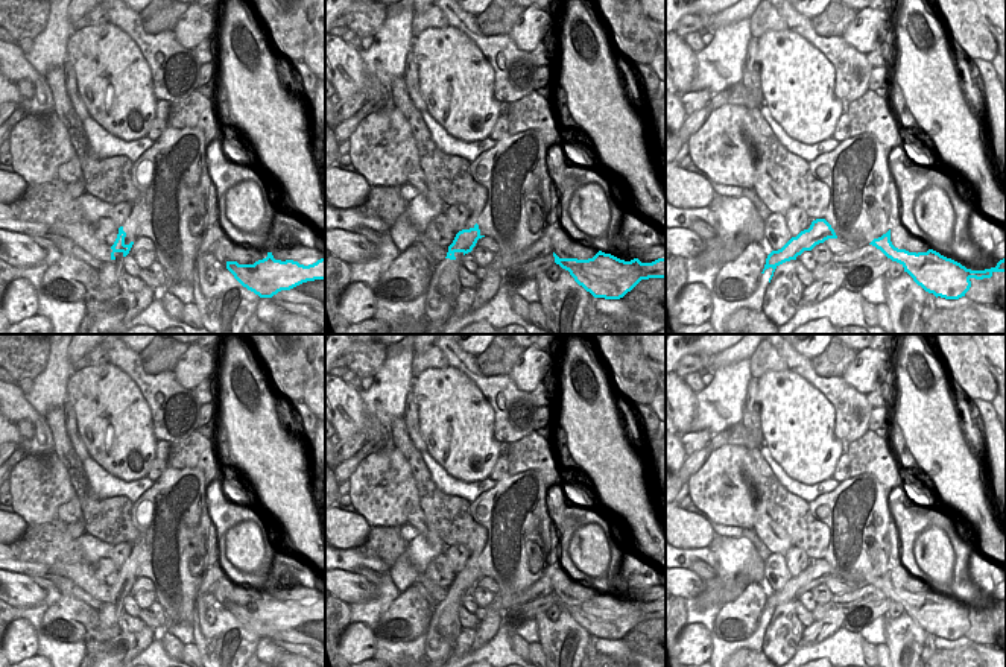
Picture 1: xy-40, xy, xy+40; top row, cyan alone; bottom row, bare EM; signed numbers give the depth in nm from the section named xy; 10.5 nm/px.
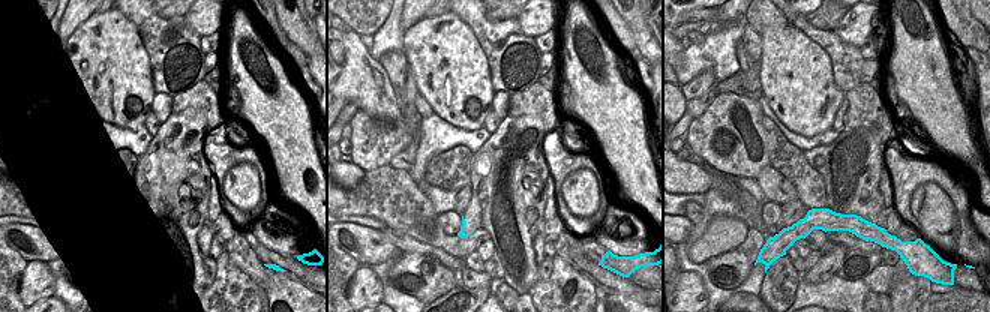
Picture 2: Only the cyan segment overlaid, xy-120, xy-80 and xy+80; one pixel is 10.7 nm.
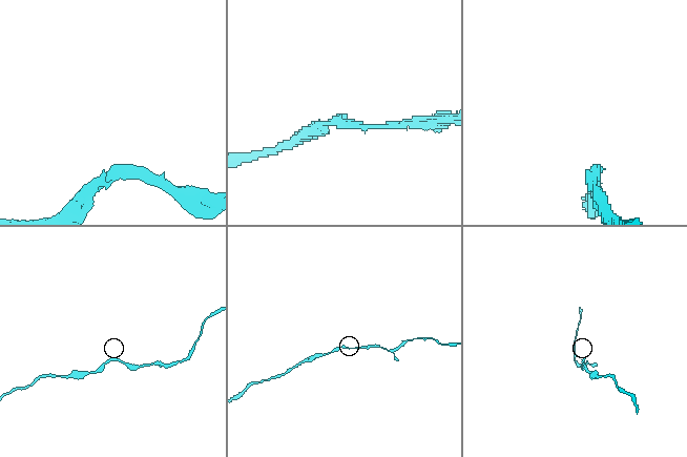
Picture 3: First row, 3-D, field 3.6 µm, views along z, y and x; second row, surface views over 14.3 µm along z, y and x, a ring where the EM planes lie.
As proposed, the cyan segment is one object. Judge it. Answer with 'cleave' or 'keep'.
keep

